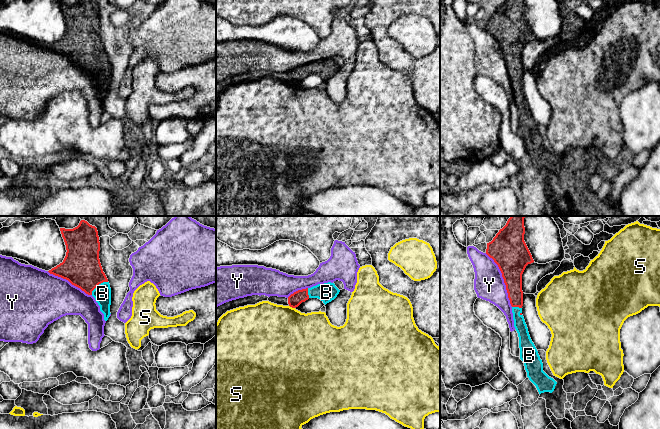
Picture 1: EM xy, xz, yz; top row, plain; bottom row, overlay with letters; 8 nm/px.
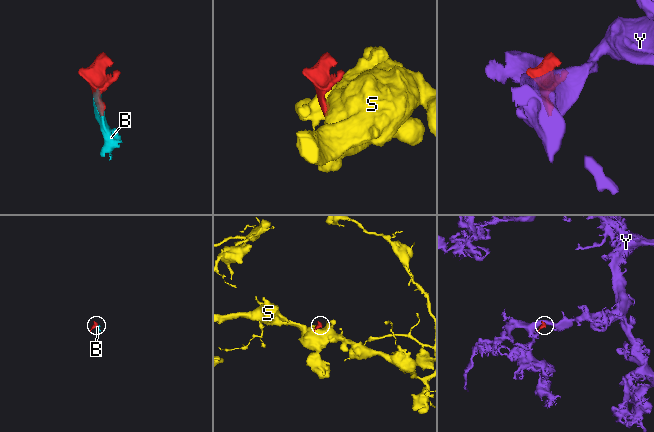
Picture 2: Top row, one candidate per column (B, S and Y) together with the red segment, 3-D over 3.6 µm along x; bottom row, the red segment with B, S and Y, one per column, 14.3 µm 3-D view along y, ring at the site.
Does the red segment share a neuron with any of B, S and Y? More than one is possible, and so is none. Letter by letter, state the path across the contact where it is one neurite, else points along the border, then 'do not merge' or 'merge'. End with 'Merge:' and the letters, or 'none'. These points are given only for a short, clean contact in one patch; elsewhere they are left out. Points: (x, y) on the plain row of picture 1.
B: merge
S: border xz (289, 81), (294, 84); do not merge
Y: do not merge
Merge: B

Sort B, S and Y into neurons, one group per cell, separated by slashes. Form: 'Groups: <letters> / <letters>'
Groups: B / S / Y

